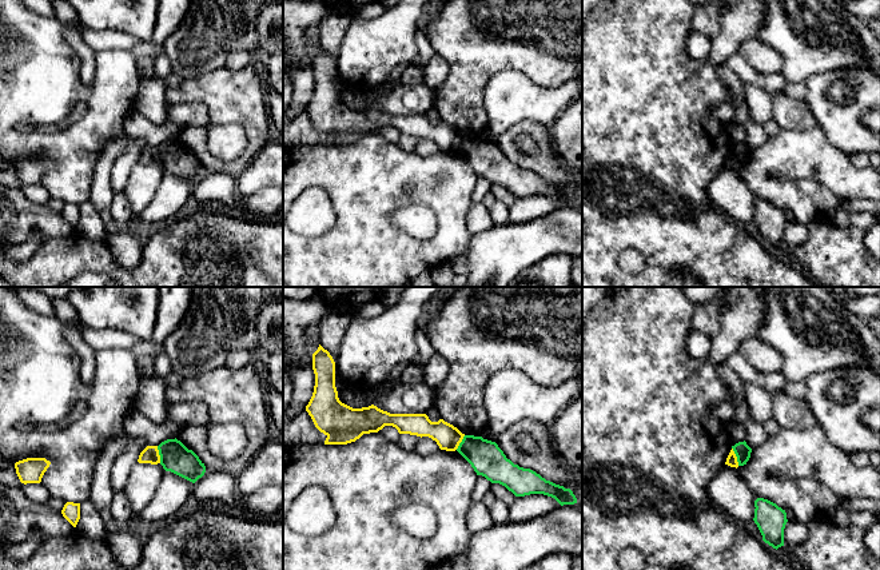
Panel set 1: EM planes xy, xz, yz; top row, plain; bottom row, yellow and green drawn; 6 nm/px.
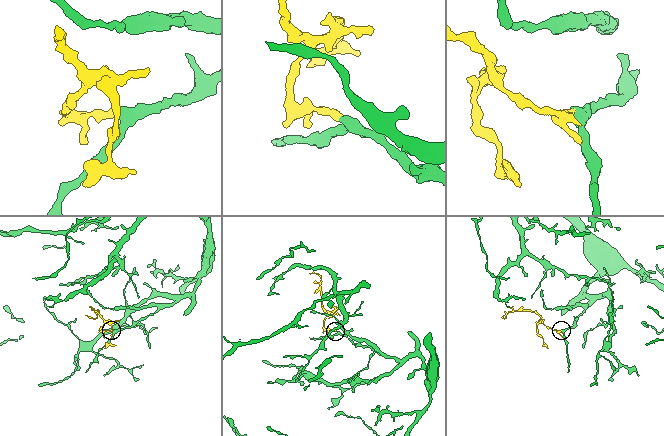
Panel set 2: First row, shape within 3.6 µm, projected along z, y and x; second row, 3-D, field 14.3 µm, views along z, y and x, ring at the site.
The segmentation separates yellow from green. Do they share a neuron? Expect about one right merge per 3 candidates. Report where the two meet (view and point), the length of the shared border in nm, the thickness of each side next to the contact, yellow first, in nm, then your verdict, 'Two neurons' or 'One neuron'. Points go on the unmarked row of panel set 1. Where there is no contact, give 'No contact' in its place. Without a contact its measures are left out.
Touches yellow at yz (736, 158). Shared border 120 nm. Thickness 60 nm (yellow) against 100 nm. Two neurons

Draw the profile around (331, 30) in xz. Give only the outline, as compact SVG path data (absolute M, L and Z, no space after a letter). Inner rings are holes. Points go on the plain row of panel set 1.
M328 12L314 28L319 35L320 47L330 53L334 63L339 57L342 40L350 27L353 16L339 12Z

